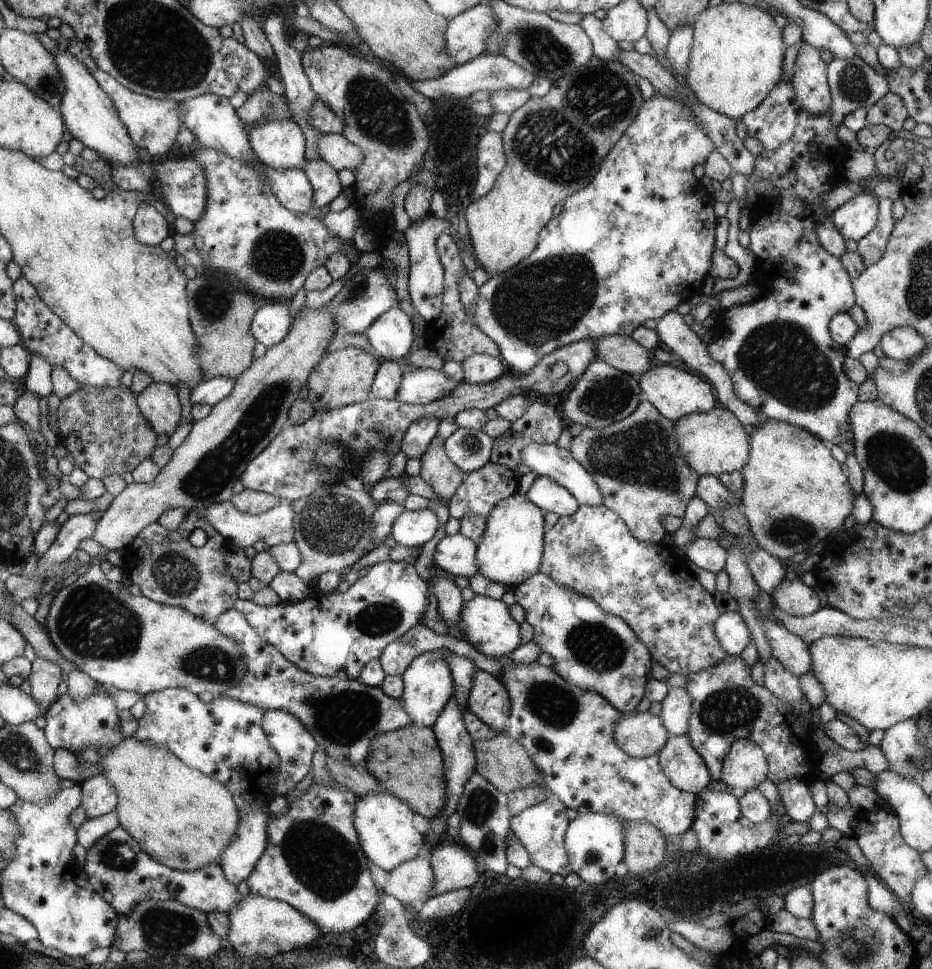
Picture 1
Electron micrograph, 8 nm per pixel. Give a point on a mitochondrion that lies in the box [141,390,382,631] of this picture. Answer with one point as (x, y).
(331, 525)

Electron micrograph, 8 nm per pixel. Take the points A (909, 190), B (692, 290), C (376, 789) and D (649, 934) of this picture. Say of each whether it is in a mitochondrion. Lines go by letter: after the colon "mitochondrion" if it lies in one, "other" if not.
A: other
B: other
C: other
D: mitochondrion

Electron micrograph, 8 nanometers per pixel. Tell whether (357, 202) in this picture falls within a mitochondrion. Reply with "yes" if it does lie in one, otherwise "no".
no

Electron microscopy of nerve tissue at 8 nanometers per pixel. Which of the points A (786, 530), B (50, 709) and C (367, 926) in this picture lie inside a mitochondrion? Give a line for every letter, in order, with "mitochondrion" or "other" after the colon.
A: mitochondrion
B: other
C: other

